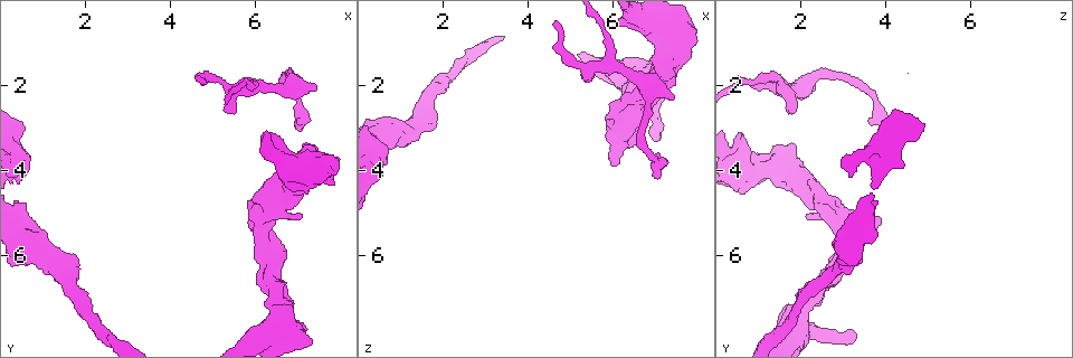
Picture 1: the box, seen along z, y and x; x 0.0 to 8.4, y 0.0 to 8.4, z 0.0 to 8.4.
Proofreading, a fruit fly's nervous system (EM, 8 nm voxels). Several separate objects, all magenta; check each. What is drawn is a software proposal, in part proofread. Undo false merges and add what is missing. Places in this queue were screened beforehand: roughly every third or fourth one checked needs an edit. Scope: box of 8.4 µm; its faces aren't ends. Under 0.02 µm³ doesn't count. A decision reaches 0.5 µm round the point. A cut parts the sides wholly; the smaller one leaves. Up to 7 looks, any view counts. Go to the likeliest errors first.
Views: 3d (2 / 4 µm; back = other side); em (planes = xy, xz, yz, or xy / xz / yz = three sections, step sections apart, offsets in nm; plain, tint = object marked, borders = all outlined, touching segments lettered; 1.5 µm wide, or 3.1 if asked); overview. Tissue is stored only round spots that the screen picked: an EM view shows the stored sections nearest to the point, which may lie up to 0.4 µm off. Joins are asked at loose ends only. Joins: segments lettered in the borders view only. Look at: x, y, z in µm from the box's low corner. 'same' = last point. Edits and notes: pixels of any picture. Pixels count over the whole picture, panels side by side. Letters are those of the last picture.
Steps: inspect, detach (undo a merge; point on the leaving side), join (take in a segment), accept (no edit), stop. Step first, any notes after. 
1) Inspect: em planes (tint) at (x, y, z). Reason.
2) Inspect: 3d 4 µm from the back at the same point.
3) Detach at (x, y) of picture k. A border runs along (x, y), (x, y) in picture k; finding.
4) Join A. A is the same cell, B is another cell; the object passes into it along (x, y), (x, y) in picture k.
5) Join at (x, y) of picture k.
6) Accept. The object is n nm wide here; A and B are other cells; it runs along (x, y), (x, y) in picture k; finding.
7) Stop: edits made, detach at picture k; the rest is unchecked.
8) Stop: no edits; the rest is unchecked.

Inspect: 3d 4 µm at (6.95, 3.10, 4.10).

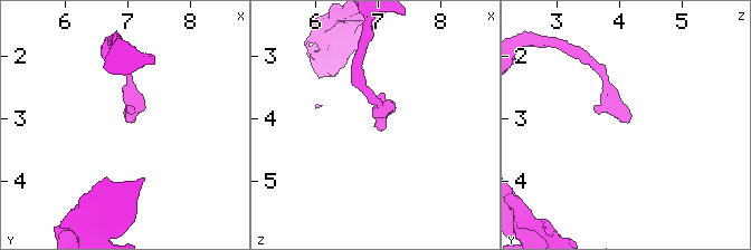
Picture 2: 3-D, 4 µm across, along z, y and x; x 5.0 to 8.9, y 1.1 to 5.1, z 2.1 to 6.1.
Inspect: em planes (borders) at (6.95, 3.00, 4.15).

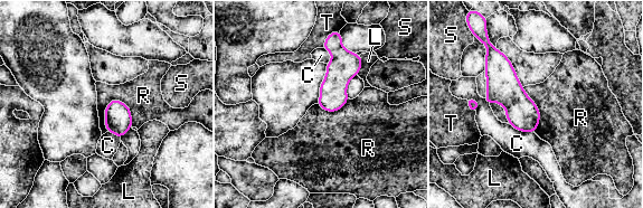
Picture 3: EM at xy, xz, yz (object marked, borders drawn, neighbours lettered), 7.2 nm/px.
Accept. C, L, R, S and T are other cells; a border runs along (117, 98), (105, 107), (106, 131) in picture 3; no lettered segment goes on from it.

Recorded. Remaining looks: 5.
Inspect: 3d 2 µm at (7.45, 2.15, 2.35).

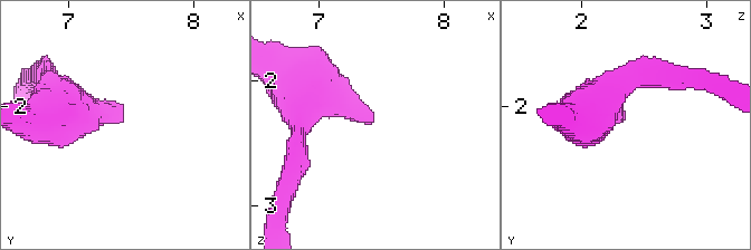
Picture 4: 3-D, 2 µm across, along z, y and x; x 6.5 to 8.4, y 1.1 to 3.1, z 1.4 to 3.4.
Inspect: em planes (borders) at (7.42, 2.08, 2.32).

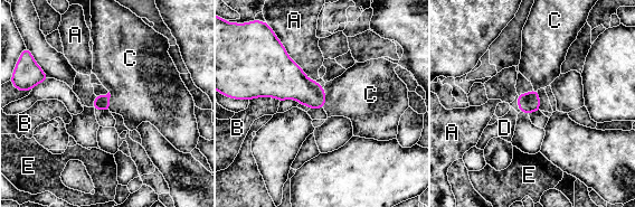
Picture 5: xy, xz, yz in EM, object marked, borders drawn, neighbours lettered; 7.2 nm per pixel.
Join C. The longest contact is with A, 400 nm; C is the same cell, A, B, D and E are other cells; the object passes into it along (294, 84), (325, 99), (359, 94) in picture 5; it goes on there.

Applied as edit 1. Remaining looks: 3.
Inspect: em xz step 4 (tint) at (5.25, 2.55, 1.80). An open end.

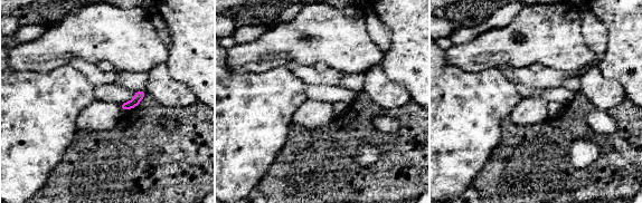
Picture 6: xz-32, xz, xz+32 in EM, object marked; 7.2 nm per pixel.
Inspect: em planes (borders) at the same point.

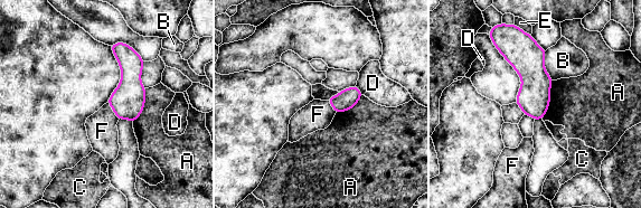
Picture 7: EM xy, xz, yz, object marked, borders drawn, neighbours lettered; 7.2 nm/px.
Accept. A, B, C, D, E and F are other cells; none of them fits.

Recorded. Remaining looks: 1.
Stop: edits made, join at picture 5; the rest is unchecked.

